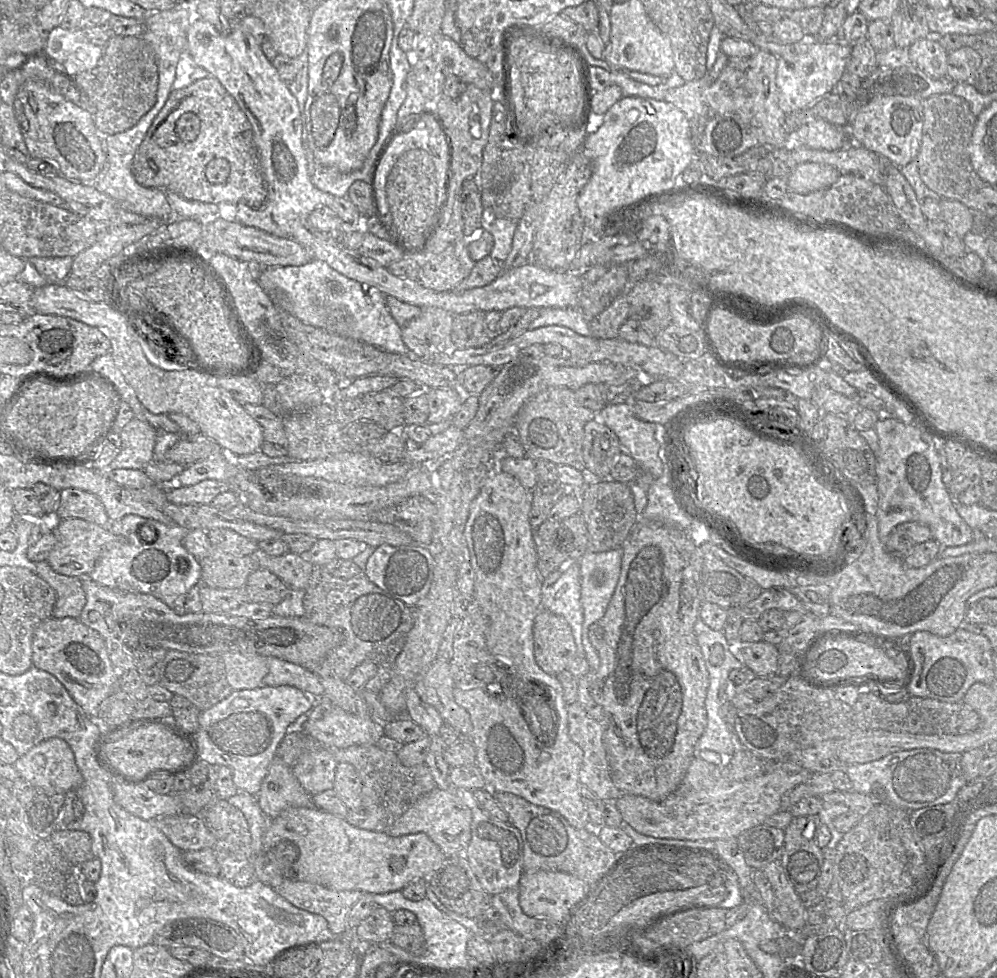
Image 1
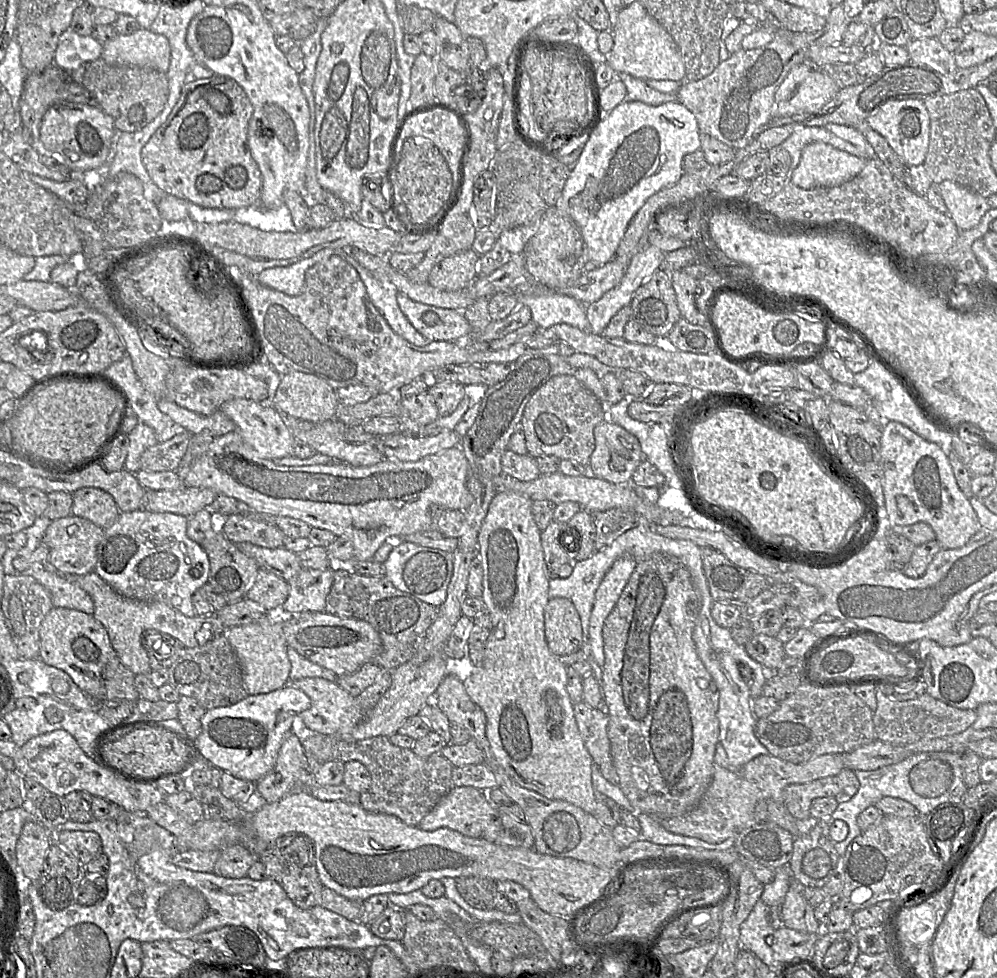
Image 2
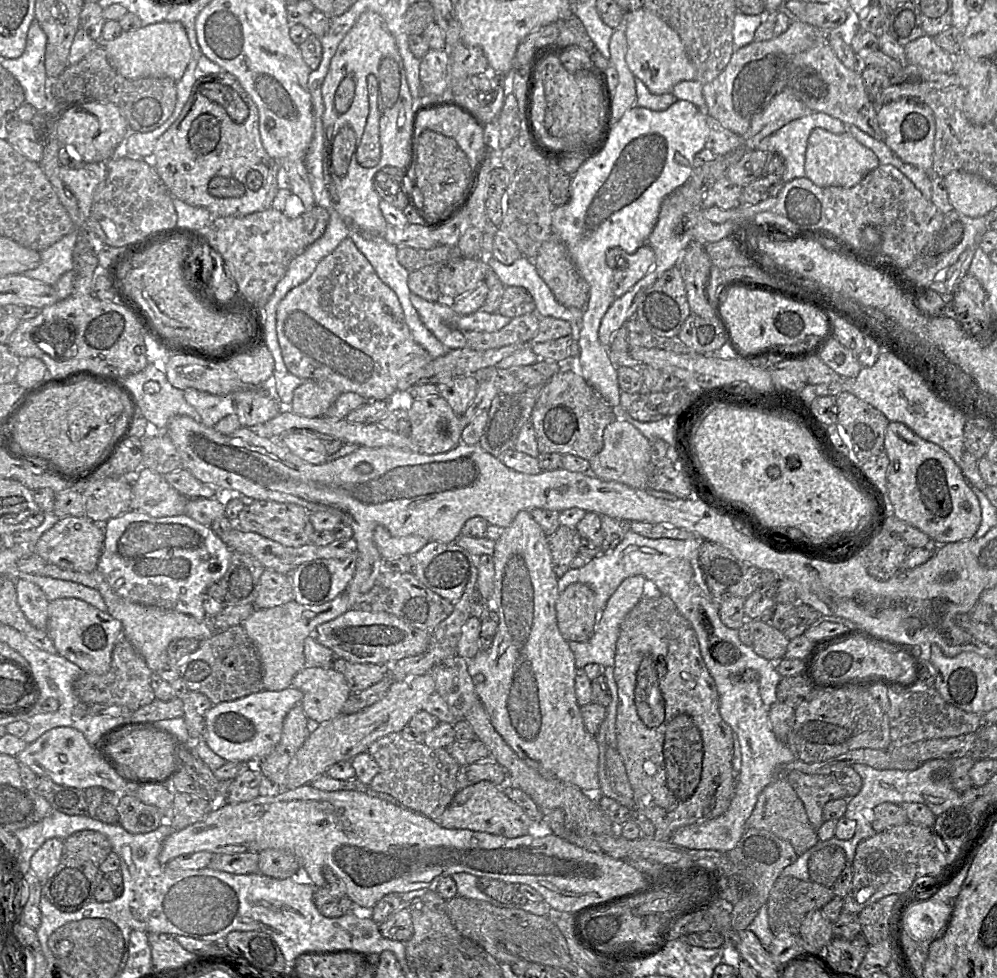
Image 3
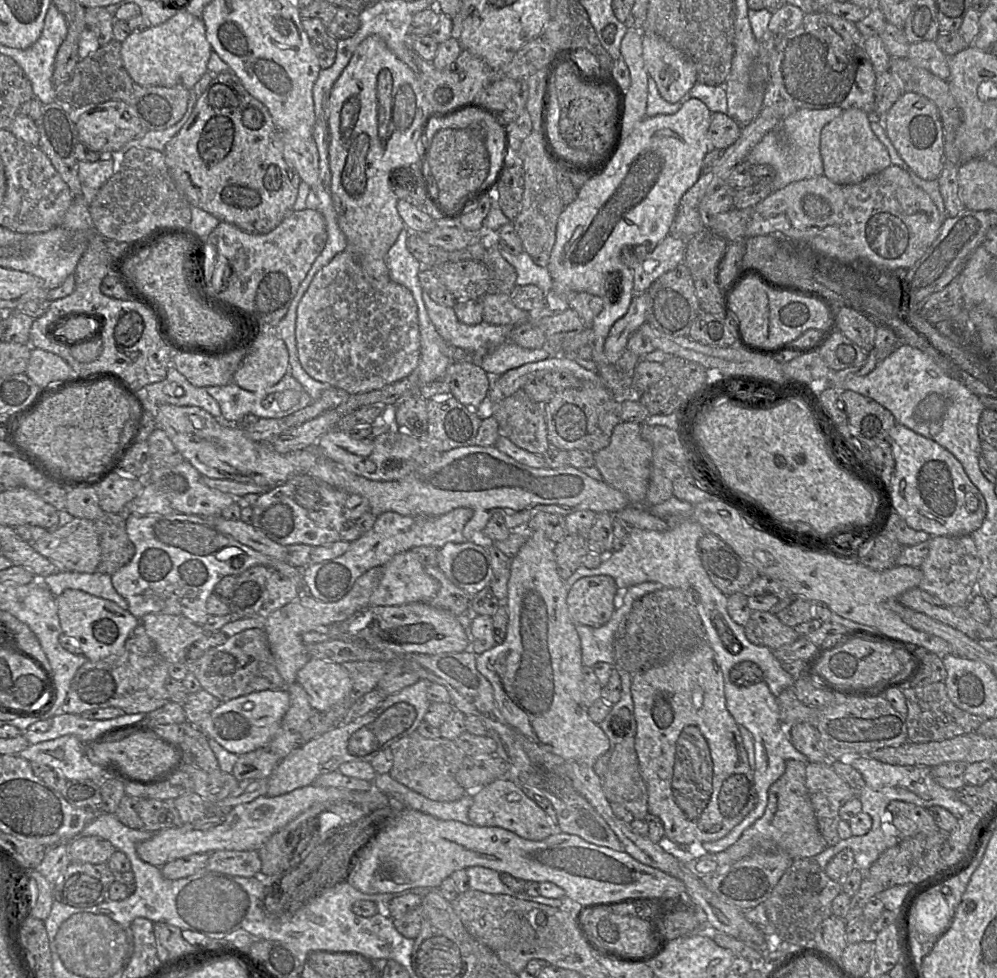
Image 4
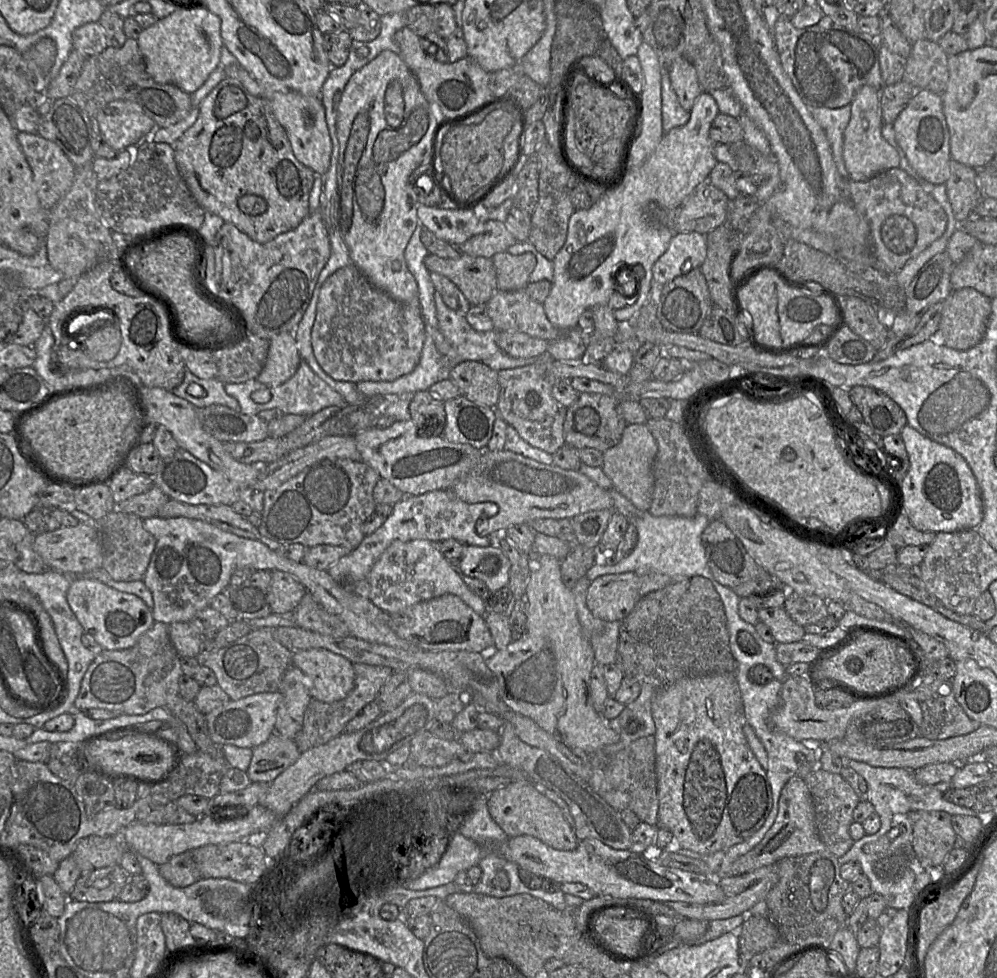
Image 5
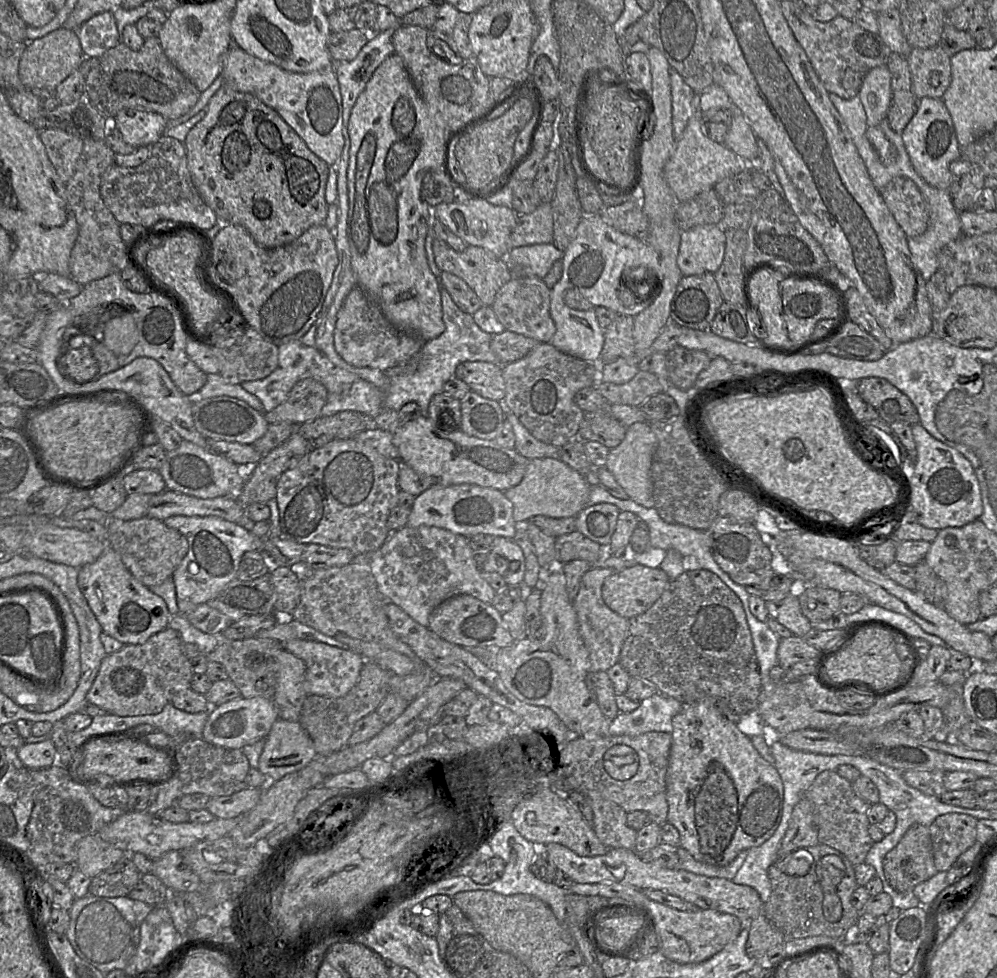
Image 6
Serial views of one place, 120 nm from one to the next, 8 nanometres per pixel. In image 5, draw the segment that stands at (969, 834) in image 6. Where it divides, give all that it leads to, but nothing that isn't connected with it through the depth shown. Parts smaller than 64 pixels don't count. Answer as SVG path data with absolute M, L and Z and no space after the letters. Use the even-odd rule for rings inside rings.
M911 811L908 813L913 830L912 848L923 868L941 868L954 848L957 835L952 826L952 815L944 811Z

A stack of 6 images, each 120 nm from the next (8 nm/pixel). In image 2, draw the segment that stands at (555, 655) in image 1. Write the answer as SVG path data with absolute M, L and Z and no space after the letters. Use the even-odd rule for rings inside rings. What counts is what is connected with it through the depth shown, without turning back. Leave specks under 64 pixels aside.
M550 599L545 608L544 619L546 641L554 655L564 657L583 647L581 619L570 599Z

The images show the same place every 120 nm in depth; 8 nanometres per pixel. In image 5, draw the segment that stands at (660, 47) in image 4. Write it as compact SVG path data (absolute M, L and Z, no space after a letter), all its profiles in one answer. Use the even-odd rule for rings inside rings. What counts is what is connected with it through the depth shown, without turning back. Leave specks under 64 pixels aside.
M679 57L667 70L679 103L690 113L697 97L702 93L695 68L685 58Z

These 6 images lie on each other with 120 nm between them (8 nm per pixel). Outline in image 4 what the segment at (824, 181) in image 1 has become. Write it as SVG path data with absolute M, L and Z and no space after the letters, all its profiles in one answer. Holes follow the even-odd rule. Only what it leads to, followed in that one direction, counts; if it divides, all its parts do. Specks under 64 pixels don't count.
M858 108L843 113L826 124L820 134L823 175L836 184L857 184L892 165L889 154L871 129L870 115Z

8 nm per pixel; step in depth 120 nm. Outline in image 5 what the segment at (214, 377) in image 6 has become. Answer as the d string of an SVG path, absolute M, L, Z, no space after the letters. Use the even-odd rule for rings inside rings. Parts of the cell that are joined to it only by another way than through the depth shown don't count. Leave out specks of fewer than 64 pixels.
M186 369L181 385L171 391L174 395L187 400L196 408L223 405L240 411L238 401L228 395L224 384L217 378L200 379Z

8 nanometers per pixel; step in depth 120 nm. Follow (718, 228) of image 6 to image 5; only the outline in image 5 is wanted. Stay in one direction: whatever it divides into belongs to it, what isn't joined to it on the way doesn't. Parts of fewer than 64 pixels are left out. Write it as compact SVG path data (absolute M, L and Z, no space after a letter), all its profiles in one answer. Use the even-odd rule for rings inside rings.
M698 232L676 233L667 250L652 267L652 280L664 285L677 276L700 268L707 254L706 236Z

